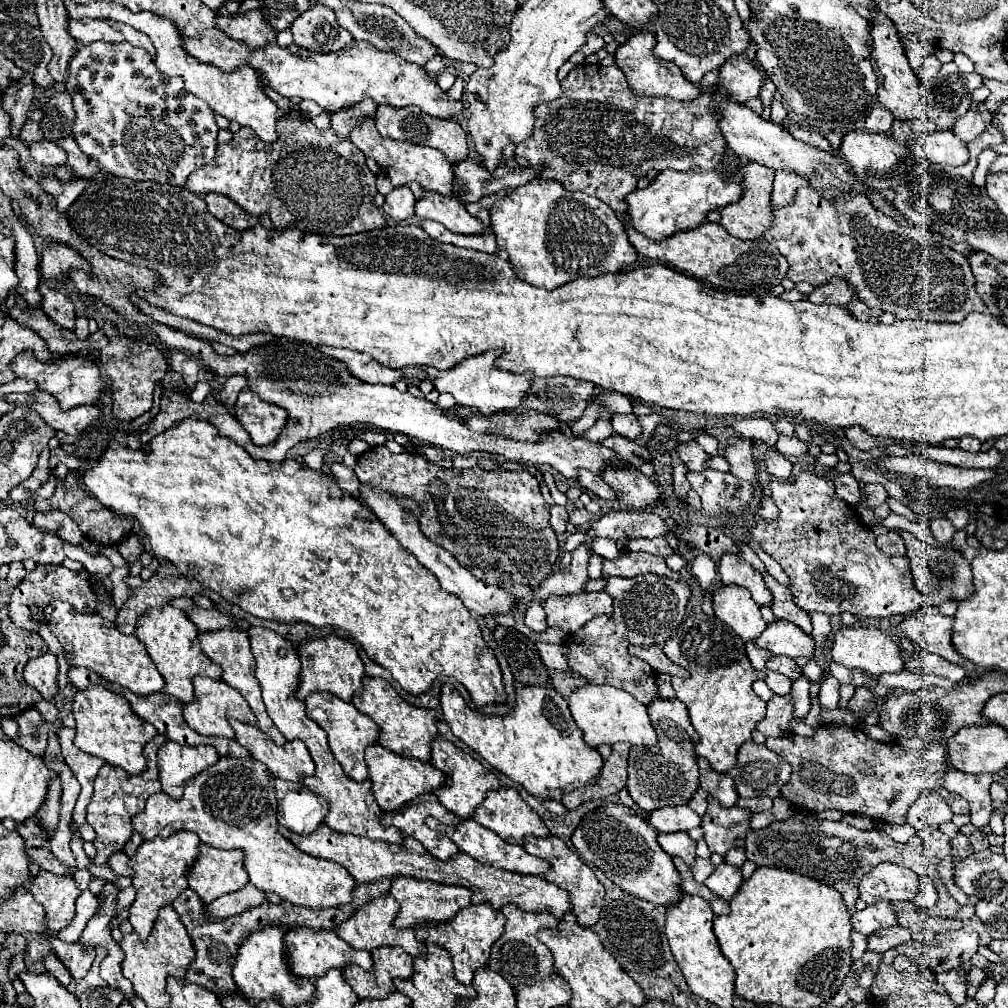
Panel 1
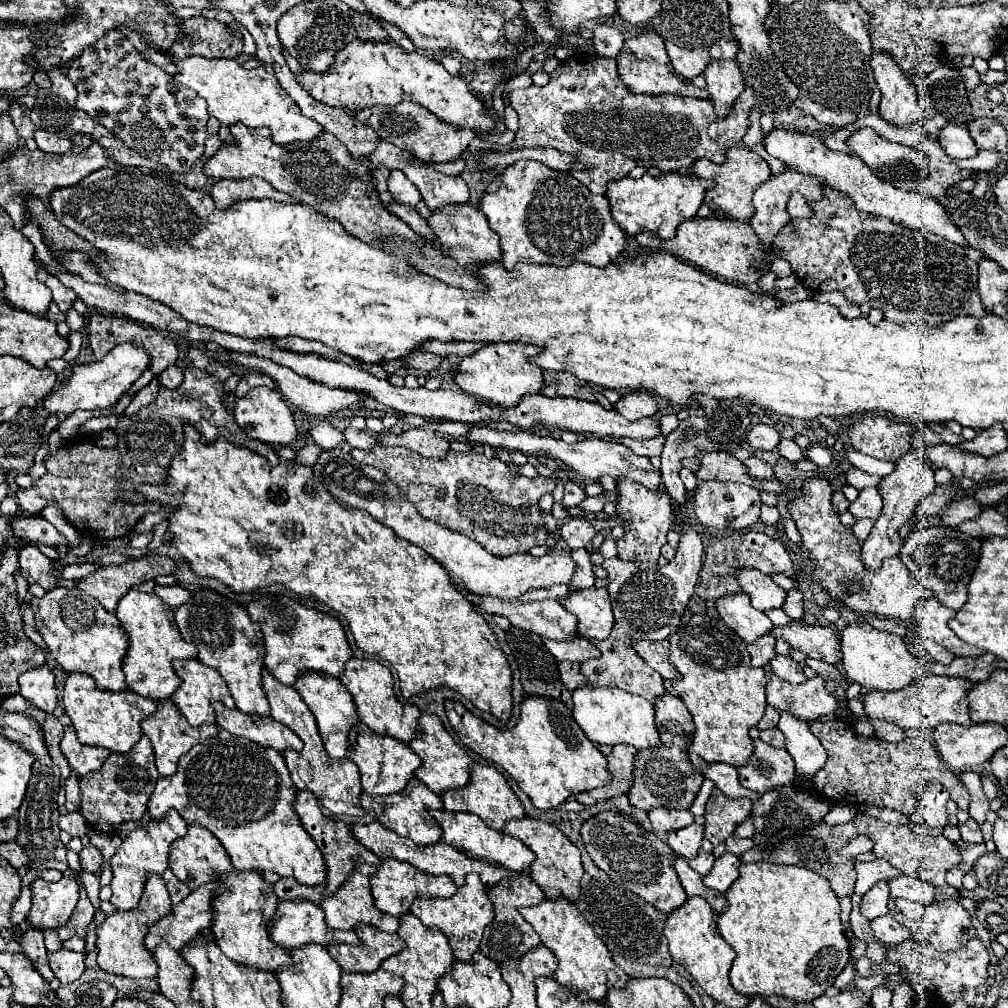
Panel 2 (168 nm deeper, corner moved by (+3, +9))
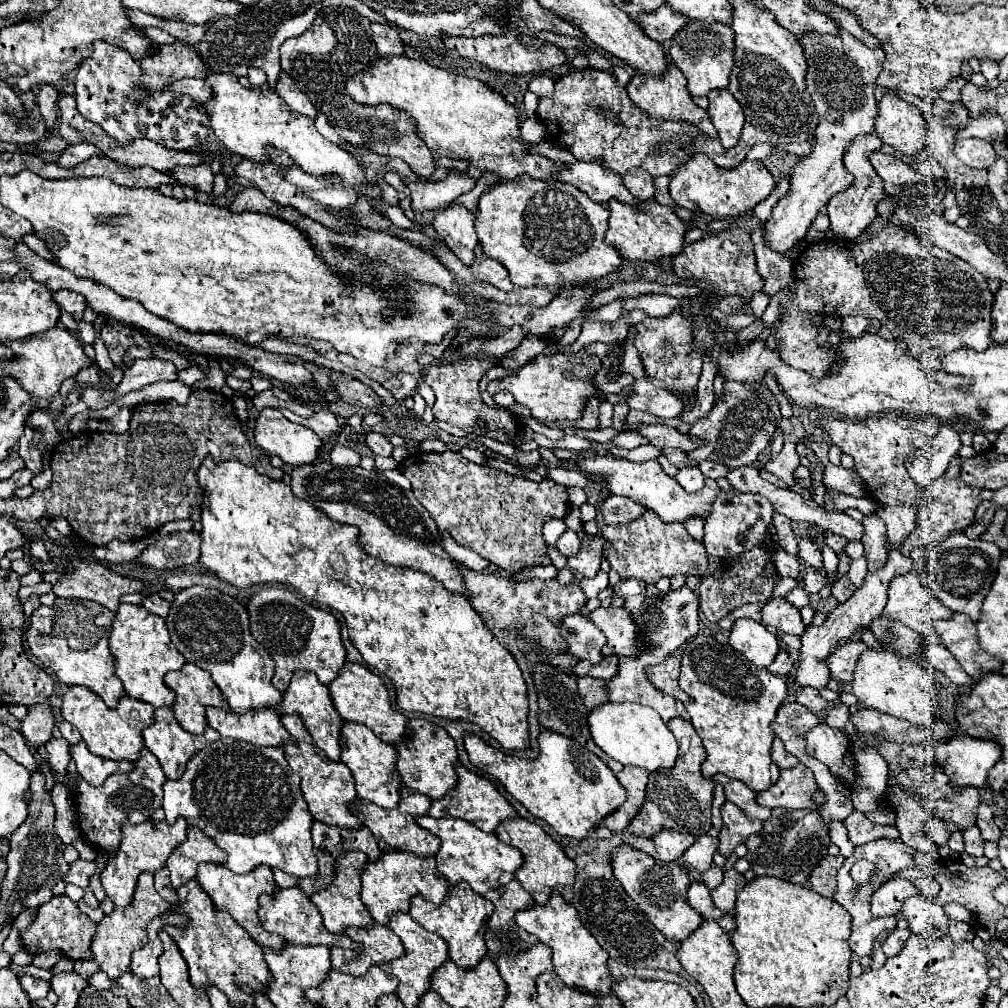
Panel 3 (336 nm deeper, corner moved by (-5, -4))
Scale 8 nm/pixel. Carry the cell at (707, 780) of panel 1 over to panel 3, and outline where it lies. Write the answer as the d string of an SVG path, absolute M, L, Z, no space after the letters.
M725 774L711 776L711 780L715 784L721 784L725 788L725 798L729 802L737 804L741 810L745 810L747 816L757 818L757 820L767 820L771 816L771 810L769 808L763 808L763 806L757 804L755 792L747 784L741 784L739 780L733 780L733 778L725 776Z

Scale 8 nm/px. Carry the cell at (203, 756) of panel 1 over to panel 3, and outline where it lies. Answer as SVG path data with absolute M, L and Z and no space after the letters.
M170 707L155 710L155 724L143 730L143 740L145 748L159 758L169 780L179 780L189 758L207 746L205 736L195 736L177 724Z

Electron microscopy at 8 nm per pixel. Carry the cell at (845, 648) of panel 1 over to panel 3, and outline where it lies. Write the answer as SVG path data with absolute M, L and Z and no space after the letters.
M865 650L857 660L851 686L859 702L879 712L885 712L921 726L929 726L937 718L939 696L931 676L913 660L897 656L893 652Z

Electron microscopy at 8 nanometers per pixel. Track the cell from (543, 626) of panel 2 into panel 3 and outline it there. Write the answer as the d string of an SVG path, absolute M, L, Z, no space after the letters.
M583 614L565 616L561 622L561 636L565 640L565 654L591 664L603 660L601 648L605 646L605 636Z

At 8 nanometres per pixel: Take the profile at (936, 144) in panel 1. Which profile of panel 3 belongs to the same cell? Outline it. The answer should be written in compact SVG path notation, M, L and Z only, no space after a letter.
M979 138L955 142L953 152L961 162L965 162L971 168L989 168L997 158L993 146L989 142L979 140Z

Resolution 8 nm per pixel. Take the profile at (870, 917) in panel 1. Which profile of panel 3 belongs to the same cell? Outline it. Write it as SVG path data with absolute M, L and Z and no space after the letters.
M889 880L871 896L871 914L875 918L895 916L901 908L901 900L915 894L919 894L919 890L909 880Z

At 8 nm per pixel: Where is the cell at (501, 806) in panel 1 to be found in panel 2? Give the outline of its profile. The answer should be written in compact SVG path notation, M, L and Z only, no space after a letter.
M473 763L469 783L465 787L457 787L457 789L445 791L441 795L441 799L443 799L445 811L467 811L467 813L479 815L491 829L497 829L497 831L501 831L501 827L509 819L521 819L521 817L525 817L525 809L521 807L521 801L511 791L511 787L505 781L505 777L493 765Z

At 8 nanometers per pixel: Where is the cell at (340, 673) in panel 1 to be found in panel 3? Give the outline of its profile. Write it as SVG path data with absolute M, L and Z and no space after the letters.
M279 586L259 590L247 602L247 612L251 616L253 638L263 644L263 648L275 660L273 686L279 692L285 692L291 676L297 670L315 672L321 684L331 684L331 680L335 680L337 674L343 670L347 652L341 640L341 626L333 614L303 602L295 592Z

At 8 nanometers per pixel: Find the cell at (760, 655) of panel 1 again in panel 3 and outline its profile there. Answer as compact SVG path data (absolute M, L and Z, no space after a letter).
M779 650L779 652L777 652L777 656L775 656L775 660L767 666L767 670L771 670L773 674L777 674L777 676L785 678L785 676L791 672L791 666L793 666L793 662L791 662L789 654L787 654L785 650Z

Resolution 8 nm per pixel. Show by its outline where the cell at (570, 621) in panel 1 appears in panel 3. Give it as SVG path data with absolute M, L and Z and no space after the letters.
M597 608L589 614L589 620L605 634L607 644L601 650L603 656L607 654L623 654L635 656L639 650L637 642L637 626L631 620L631 614L625 608Z

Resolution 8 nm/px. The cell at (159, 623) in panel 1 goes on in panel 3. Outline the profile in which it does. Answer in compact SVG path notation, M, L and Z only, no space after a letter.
M119 604L109 636L109 646L117 664L115 674L123 682L125 694L143 700L153 708L173 706L175 696L171 688L163 684L163 676L169 670L179 670L187 660L181 656L181 652L177 652L177 648L173 648L169 630L165 630L165 620L161 616L151 614L139 604Z

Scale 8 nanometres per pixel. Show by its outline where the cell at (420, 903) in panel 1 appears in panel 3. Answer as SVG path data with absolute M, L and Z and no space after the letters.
M389 852L377 862L369 862L361 876L361 900L369 908L377 924L387 926L397 912L409 912L413 896L423 896L433 904L447 900L449 888L453 888L435 868L435 858L419 858L411 852Z

